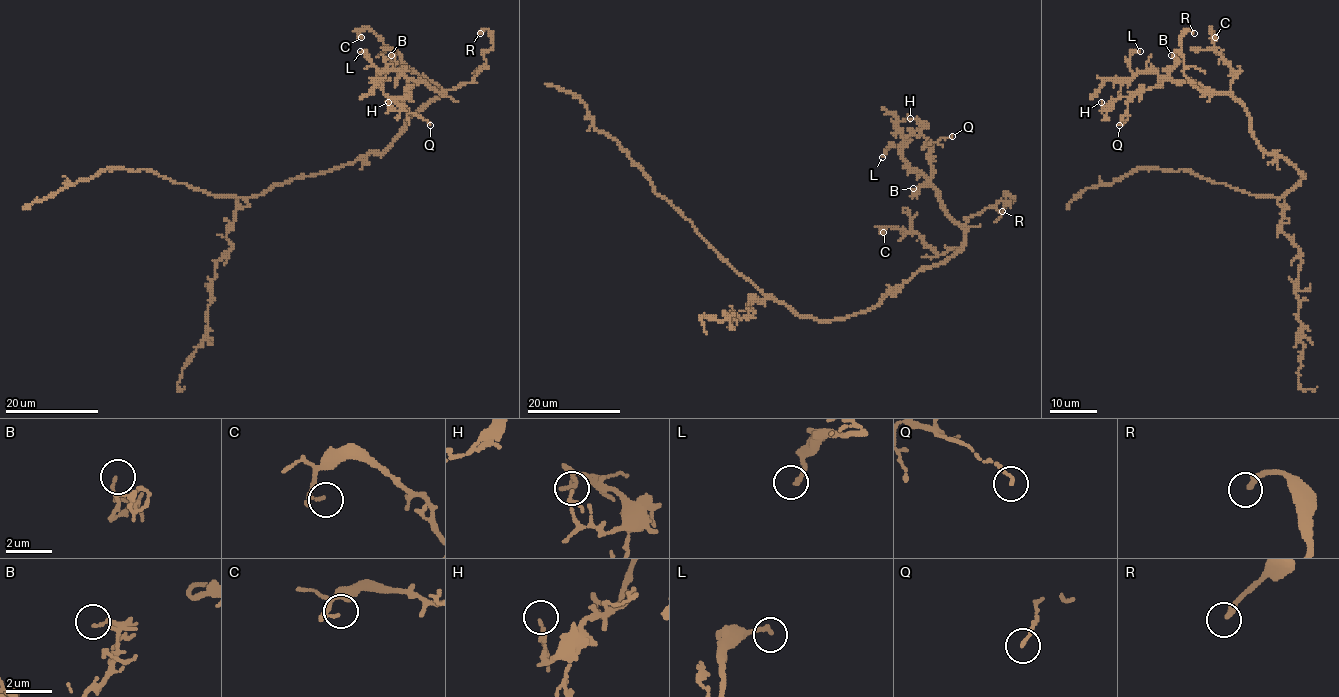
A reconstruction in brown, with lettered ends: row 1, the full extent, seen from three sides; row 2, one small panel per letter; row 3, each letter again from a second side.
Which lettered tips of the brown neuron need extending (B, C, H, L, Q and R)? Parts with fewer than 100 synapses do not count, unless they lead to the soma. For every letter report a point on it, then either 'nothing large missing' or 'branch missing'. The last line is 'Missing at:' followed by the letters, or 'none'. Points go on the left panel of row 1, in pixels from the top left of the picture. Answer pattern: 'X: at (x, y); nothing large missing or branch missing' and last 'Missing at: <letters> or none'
B: at (391, 55); nothing large missing
C: at (361, 37); nothing large missing
H: at (388, 102); nothing large missing
L: at (360, 51); nothing large missing
Q: at (430, 125); nothing large missing
R: at (480, 33); branch missing
Missing at: R

